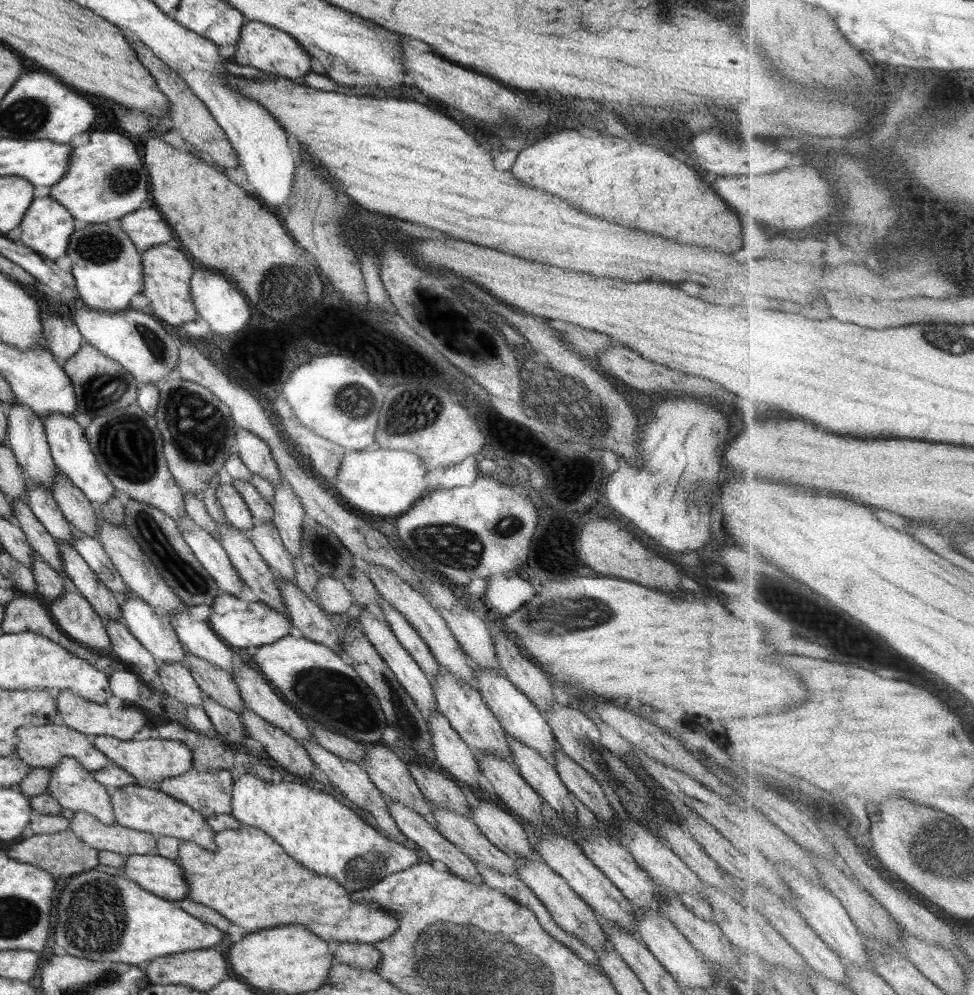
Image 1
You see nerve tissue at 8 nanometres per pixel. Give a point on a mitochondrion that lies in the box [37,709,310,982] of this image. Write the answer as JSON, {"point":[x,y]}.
{"point":[96,919]}

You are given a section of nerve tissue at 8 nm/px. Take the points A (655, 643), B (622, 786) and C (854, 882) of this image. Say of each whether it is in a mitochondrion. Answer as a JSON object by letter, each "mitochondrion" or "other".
{"A":"other","B":"mitochondrion","C":"other"}

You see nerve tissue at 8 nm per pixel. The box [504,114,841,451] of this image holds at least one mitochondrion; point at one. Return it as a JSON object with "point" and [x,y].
{"point":[569,404]}

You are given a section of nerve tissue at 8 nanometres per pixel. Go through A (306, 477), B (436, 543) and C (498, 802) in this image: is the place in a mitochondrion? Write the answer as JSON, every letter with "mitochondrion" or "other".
{"A":"other","B":"mitochondrion","C":"other"}

